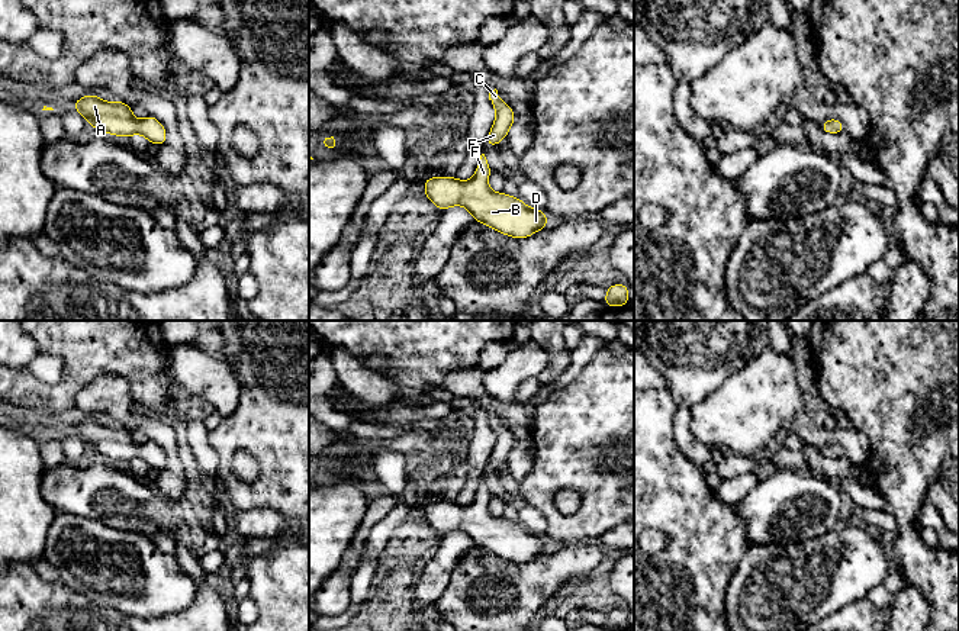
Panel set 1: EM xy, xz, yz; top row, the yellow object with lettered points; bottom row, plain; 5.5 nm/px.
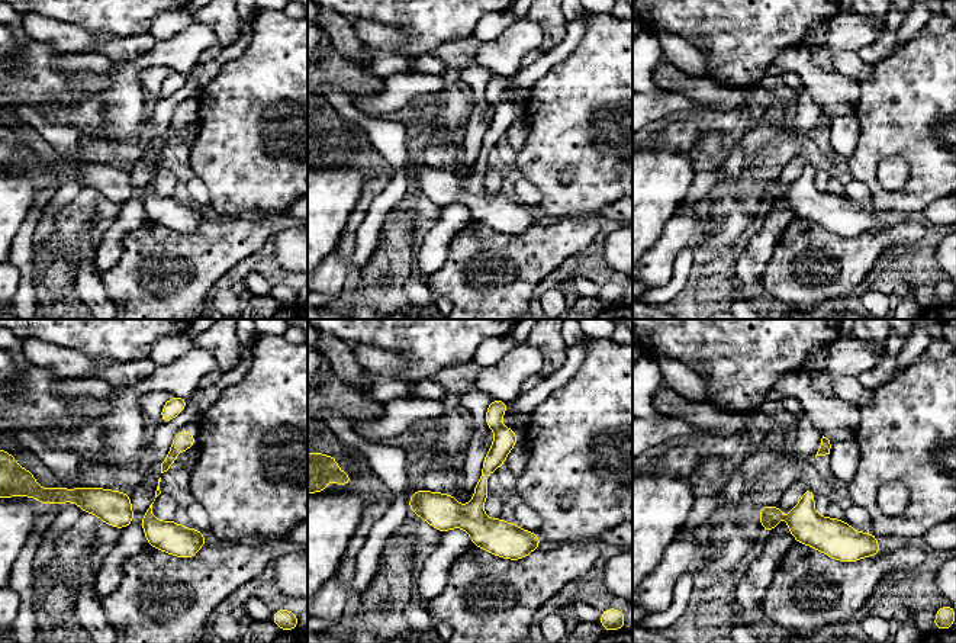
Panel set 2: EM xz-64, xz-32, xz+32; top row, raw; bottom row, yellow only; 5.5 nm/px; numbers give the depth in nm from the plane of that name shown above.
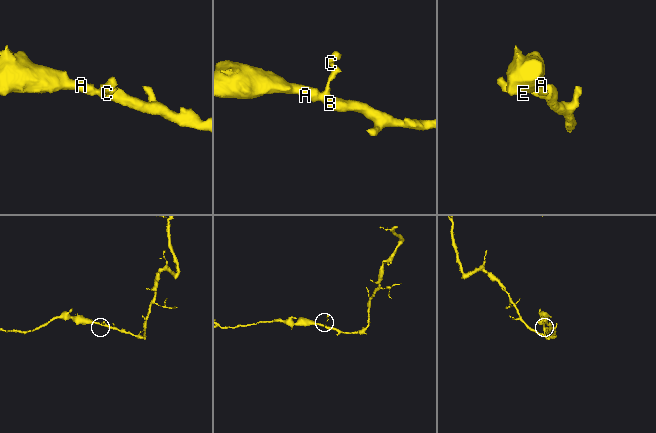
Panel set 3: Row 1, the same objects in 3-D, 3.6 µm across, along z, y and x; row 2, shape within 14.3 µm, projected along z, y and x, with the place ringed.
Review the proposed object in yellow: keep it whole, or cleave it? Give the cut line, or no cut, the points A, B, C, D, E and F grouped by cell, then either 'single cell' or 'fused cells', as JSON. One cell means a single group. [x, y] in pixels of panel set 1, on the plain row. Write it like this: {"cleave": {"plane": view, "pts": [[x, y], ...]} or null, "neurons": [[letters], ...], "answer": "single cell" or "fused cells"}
{"cleave": null, "neurons": [["A", "B", "C", "D", "E", "F"]], "answer": "single cell"}

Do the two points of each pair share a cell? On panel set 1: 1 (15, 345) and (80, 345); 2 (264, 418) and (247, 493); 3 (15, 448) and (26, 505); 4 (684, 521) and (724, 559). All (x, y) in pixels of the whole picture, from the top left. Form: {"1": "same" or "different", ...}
{"1": "different", "2": "same", "3": "same", "4": "same"}

